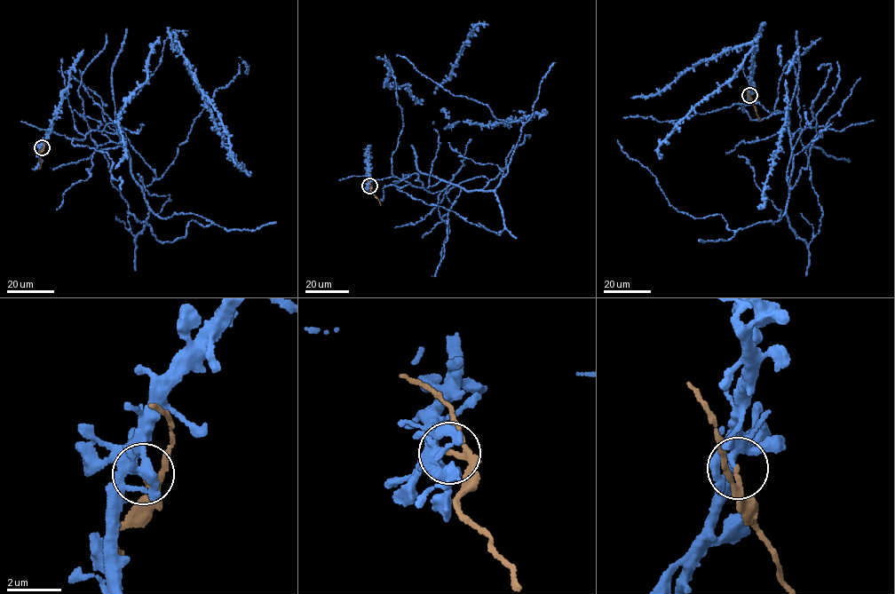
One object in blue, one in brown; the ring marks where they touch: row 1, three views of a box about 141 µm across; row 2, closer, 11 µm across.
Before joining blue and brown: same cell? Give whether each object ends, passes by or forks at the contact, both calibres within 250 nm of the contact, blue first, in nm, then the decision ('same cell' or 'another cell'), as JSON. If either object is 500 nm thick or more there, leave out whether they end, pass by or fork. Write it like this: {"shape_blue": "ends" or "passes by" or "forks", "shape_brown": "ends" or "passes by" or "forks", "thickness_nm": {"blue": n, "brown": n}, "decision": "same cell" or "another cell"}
{"shape_blue": "forks", "shape_brown": "passes by", "thickness_nm": {"blue": 280, "brown": 150}, "decision": "another cell"}

